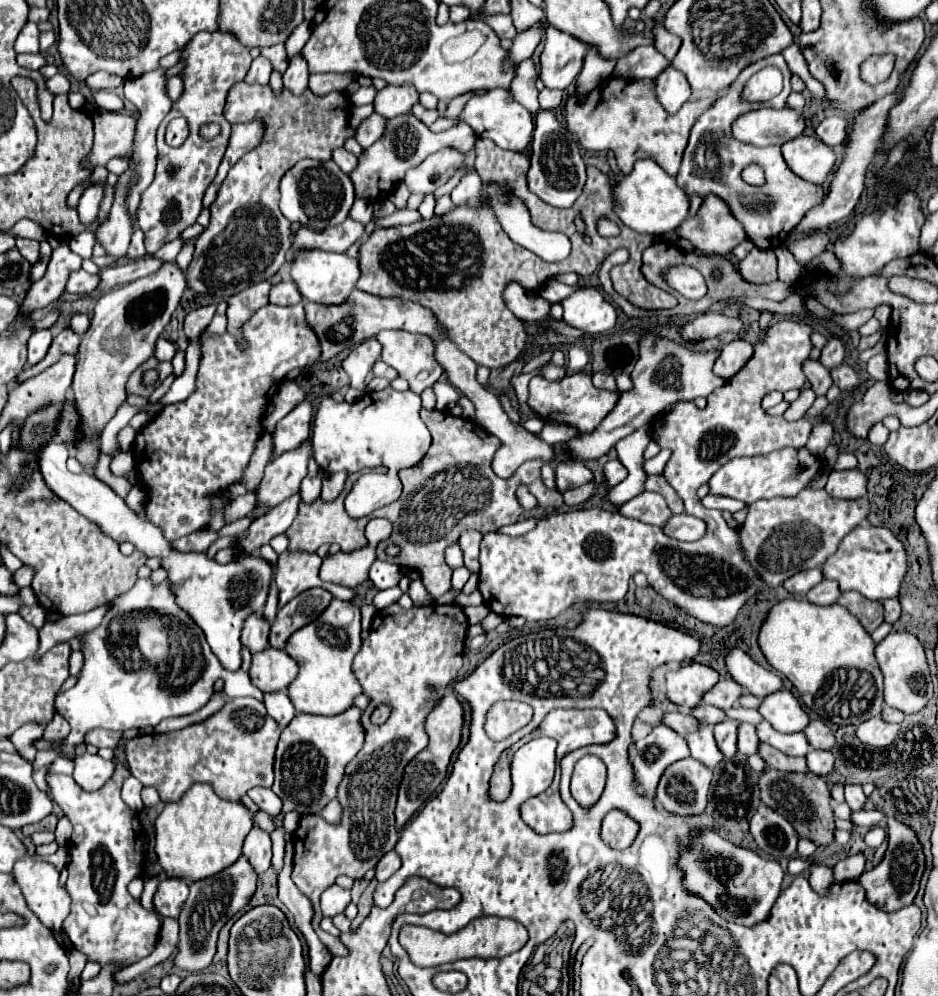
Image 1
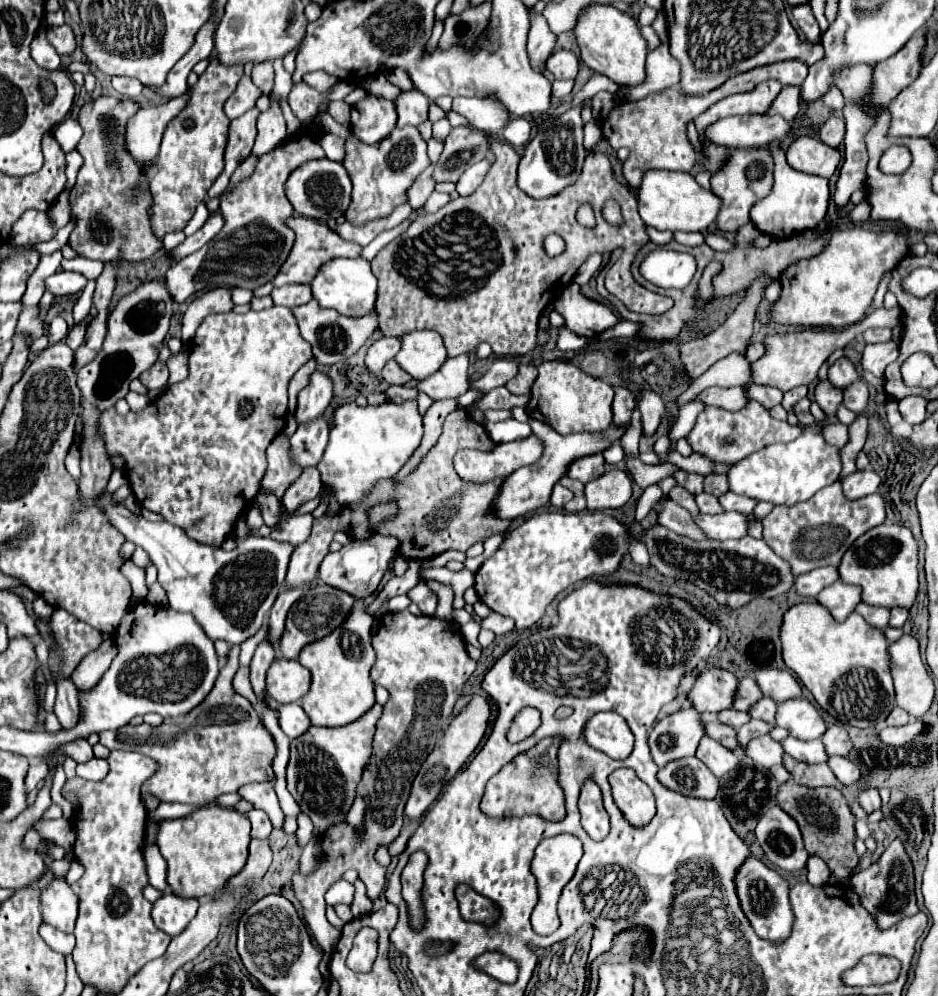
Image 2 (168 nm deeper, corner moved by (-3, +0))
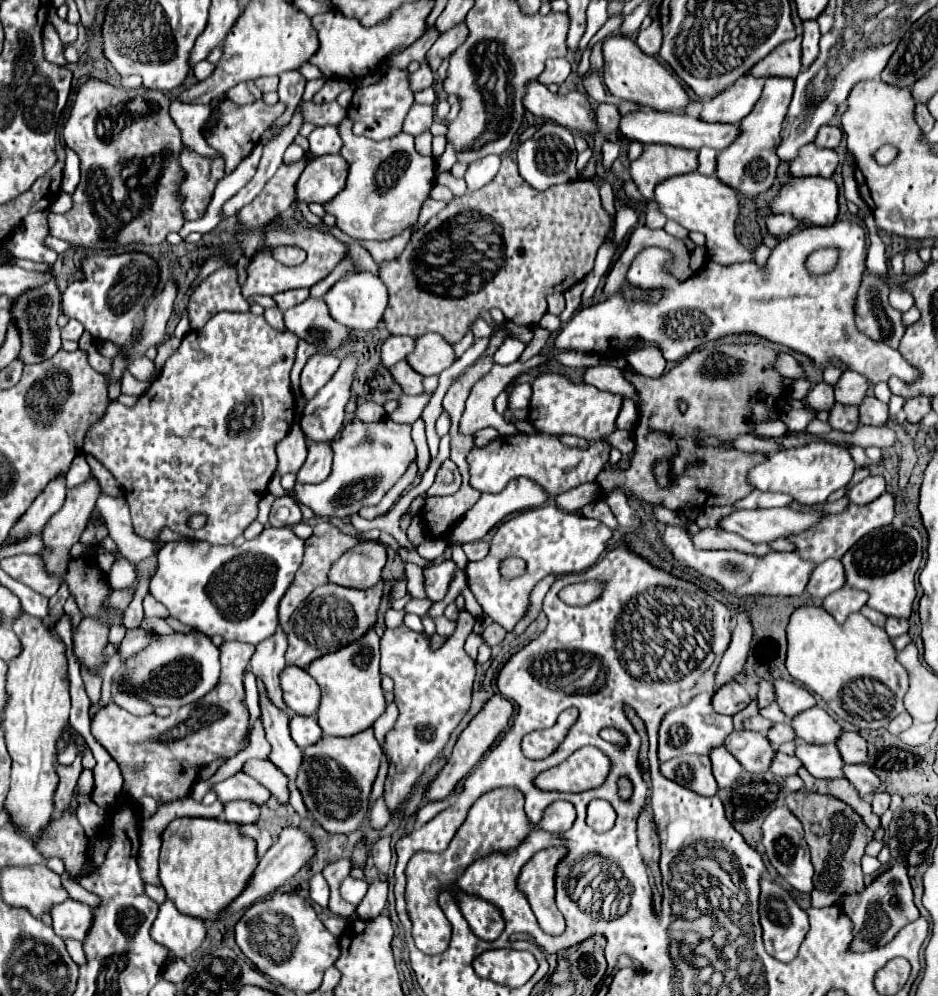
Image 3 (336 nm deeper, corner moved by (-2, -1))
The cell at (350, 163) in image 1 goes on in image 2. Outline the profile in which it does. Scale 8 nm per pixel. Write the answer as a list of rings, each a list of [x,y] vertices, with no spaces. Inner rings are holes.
[[[323,133],[321,135],[321,147],[325,151],[325,155],[331,159],[331,161],[343,161],[345,157],[345,151],[343,151],[343,139],[333,135],[333,133]]]

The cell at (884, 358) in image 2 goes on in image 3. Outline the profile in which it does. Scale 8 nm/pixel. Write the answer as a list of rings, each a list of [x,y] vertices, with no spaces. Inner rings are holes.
[[[854,220],[836,222],[824,228],[802,228],[788,234],[772,250],[766,274],[762,274],[754,262],[724,266],[708,261],[703,269],[685,281],[672,277],[662,286],[652,286],[664,288],[664,296],[658,304],[630,304],[620,296],[612,296],[594,306],[580,308],[560,328],[554,344],[560,350],[596,352],[614,358],[622,352],[626,340],[640,338],[658,342],[664,358],[668,362],[678,362],[700,344],[714,342],[726,334],[752,332],[810,356],[818,366],[836,358],[874,384],[886,382],[890,376],[914,384],[920,378],[920,372],[898,350],[856,330],[856,290],[866,272],[866,250],[868,242],[864,228]],[[822,248],[836,248],[838,264],[828,274],[812,276],[806,268],[806,260],[812,252]]]

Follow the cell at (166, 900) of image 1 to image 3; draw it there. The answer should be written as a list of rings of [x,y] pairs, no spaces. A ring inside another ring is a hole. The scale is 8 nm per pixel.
[[[166,900],[158,910],[150,934],[156,942],[164,944],[172,952],[172,956],[186,958],[200,948],[206,936],[206,922],[178,912],[174,902]]]

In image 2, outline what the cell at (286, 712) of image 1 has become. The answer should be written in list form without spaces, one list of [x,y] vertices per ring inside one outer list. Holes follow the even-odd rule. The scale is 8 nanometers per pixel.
[[[299,703],[281,705],[281,709],[277,709],[277,711],[279,711],[279,725],[287,733],[289,739],[301,737],[311,727],[309,717],[305,715],[305,711]]]

